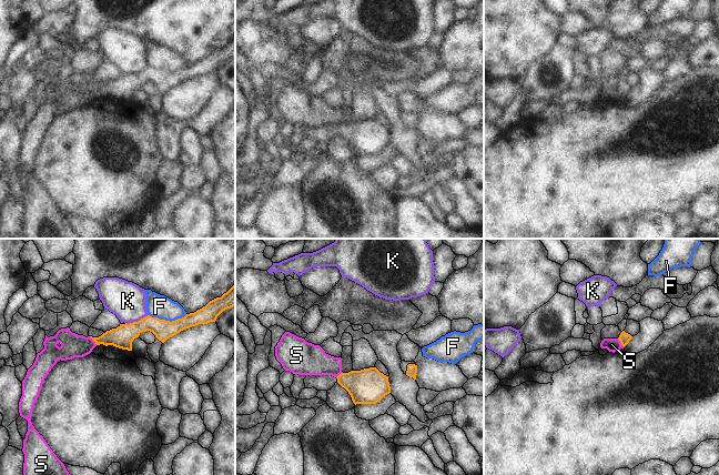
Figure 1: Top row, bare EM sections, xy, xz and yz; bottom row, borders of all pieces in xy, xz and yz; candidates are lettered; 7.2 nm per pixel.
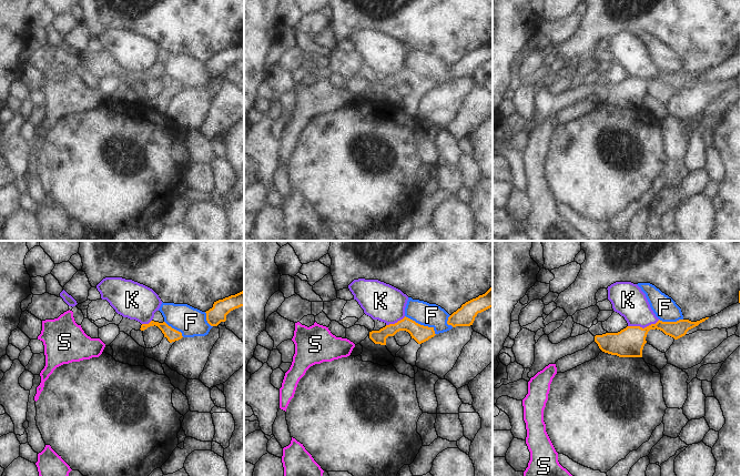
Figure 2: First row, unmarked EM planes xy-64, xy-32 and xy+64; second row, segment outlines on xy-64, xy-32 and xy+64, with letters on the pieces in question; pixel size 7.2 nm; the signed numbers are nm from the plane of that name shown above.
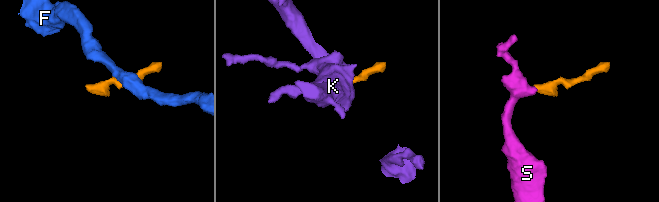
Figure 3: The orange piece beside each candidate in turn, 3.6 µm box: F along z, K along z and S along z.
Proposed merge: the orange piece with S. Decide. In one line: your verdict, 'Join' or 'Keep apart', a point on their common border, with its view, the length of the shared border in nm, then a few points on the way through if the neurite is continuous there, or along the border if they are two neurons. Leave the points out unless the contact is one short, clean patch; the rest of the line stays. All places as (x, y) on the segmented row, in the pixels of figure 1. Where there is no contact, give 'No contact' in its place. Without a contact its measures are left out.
Keep apart. Touches orange at xy (93, 340). Shared border 90 nm. Boundary: xy (89, 336), (97, 344).

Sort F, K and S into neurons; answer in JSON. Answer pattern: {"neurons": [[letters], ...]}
{"neurons": [["F"], ["K"], ["S"]]}

